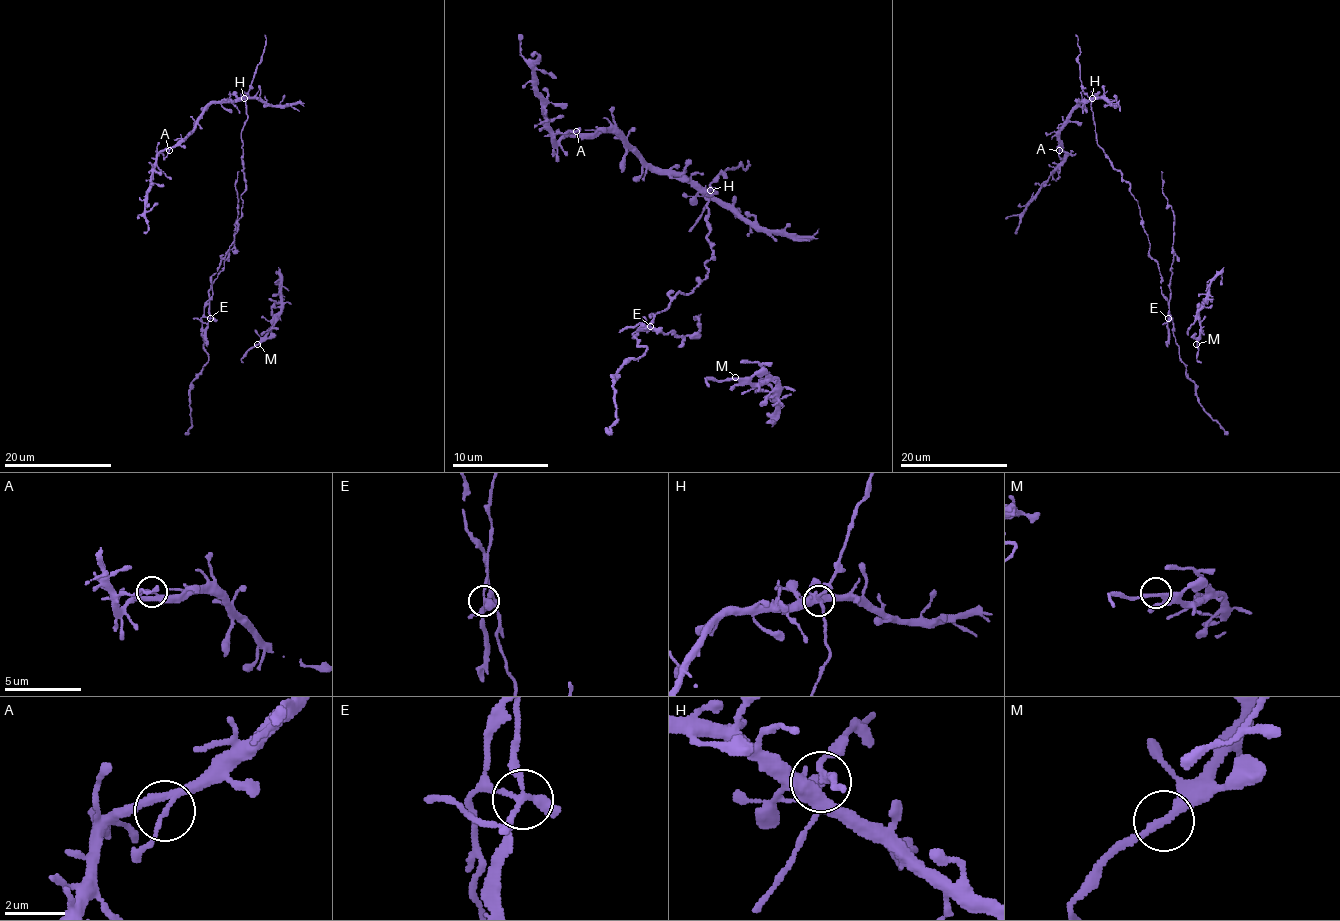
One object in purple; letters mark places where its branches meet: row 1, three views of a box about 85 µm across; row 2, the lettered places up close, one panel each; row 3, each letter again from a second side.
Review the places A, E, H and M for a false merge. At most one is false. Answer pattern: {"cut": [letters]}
{"cut": ["E"]}

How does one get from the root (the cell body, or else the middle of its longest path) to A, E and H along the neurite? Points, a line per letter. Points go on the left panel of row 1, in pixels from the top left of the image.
A: (243, 203), (241, 129), (247, 118), (243, 99), (212, 102), (196, 126), (169, 150)
E: (243, 203), (235, 241), (210, 281), (212, 297), (208, 301), (210, 319)
H: (243, 203), (240, 195), (245, 188), (241, 129), (247, 118), (244, 98)

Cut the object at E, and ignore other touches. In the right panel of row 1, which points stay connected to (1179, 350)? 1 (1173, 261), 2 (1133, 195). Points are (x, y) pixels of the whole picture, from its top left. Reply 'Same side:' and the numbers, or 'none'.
Same side: 2

